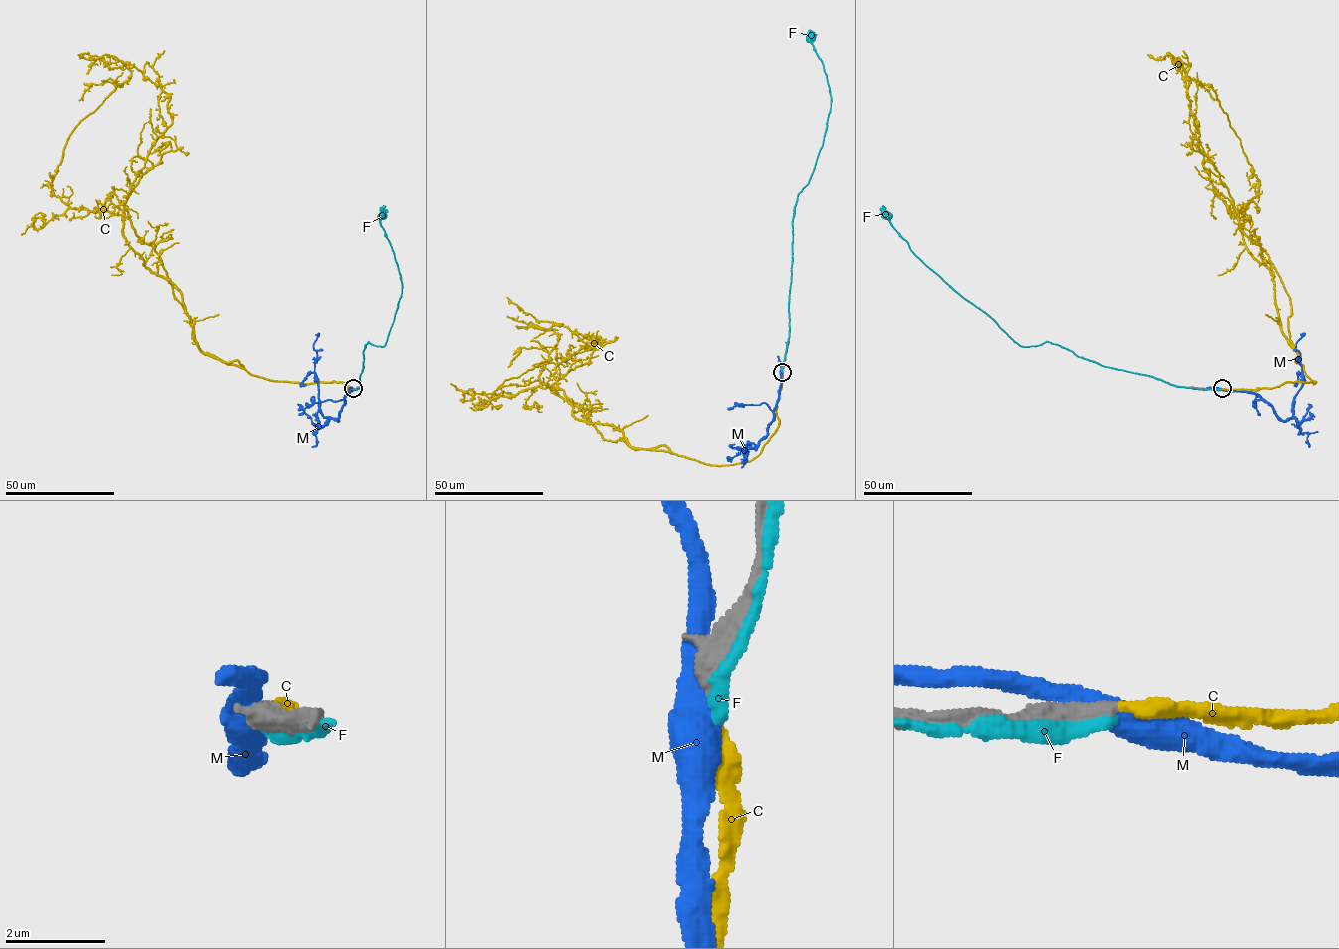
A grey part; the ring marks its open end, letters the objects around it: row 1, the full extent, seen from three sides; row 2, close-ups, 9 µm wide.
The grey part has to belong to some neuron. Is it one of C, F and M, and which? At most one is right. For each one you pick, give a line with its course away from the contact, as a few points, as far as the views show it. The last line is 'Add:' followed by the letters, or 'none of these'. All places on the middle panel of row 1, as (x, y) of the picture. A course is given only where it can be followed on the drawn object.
C: course (782, 372), (779, 426), (762, 451), (711, 466), (604, 439), (557, 387), (481, 409), (559, 335), (507, 316)
Add: C

